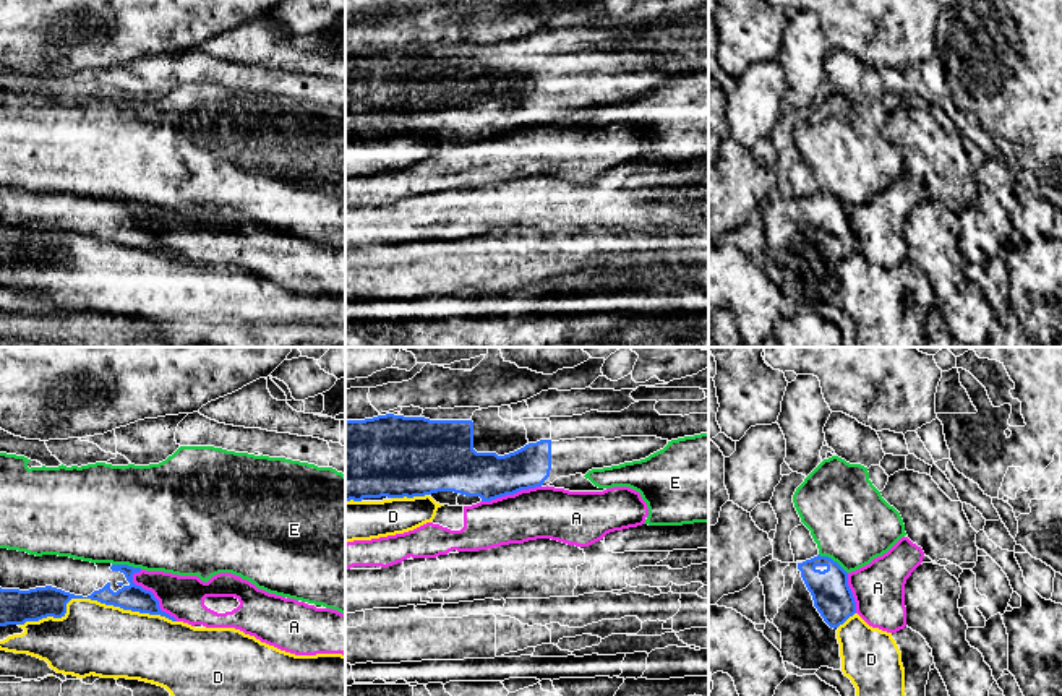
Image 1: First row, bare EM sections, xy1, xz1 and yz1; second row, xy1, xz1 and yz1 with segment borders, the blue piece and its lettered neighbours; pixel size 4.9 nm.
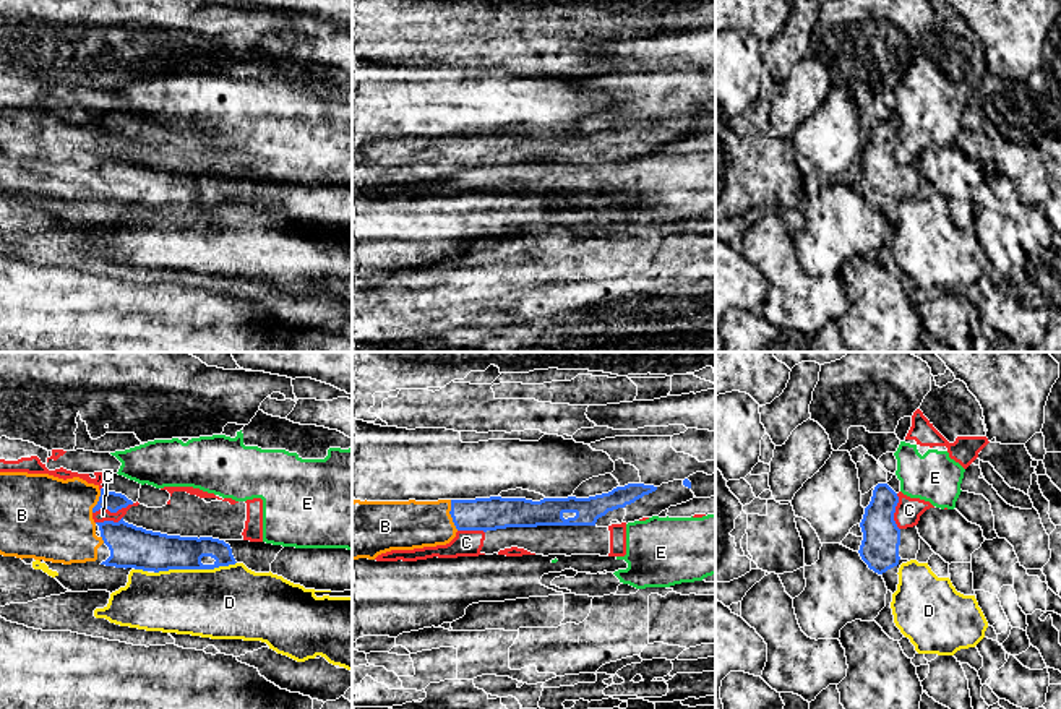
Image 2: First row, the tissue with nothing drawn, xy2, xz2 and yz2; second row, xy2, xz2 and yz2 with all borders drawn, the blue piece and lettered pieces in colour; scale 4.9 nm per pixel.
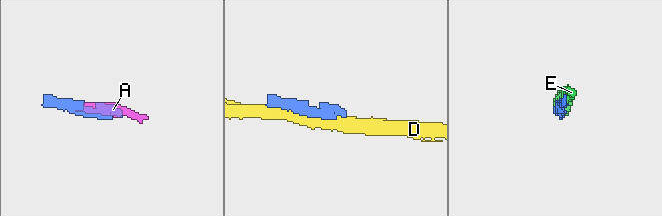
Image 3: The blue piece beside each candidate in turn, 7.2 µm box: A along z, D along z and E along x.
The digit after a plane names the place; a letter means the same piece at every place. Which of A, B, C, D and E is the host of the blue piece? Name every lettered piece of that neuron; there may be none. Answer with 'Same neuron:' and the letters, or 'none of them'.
Same neuron: B

